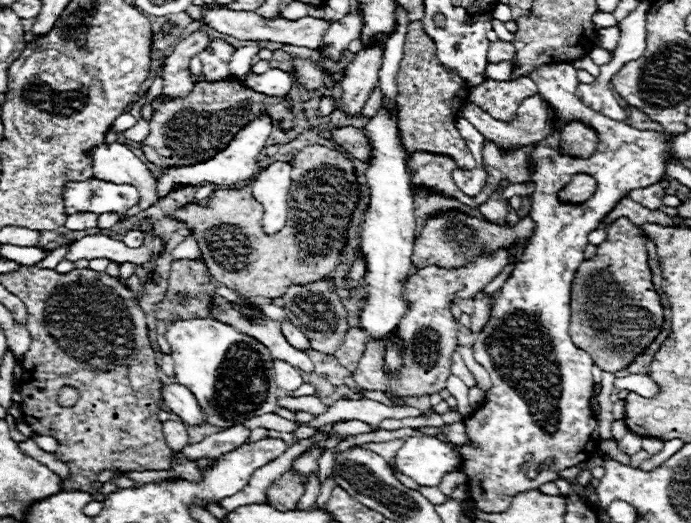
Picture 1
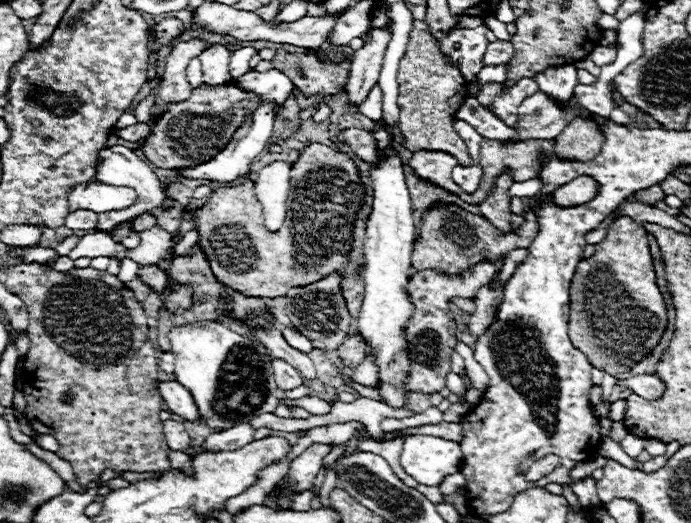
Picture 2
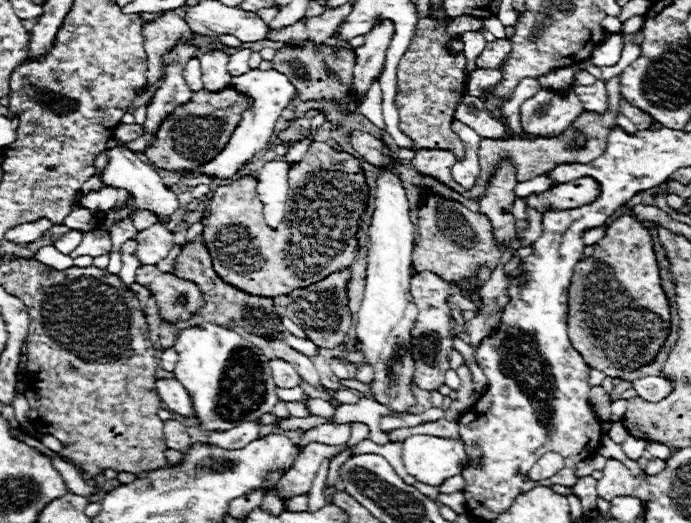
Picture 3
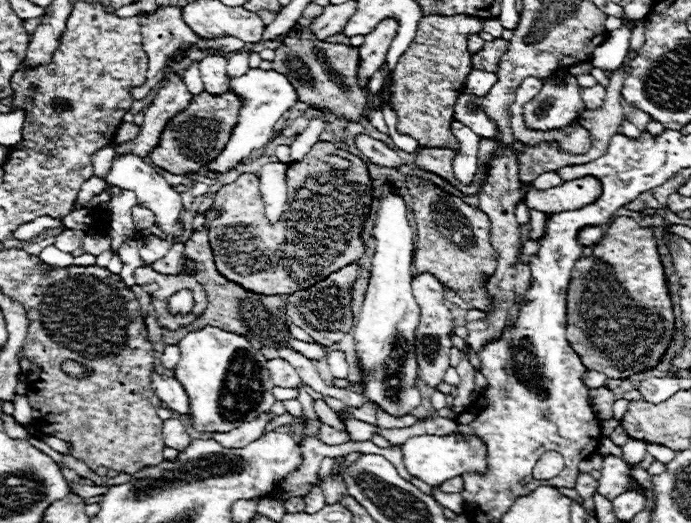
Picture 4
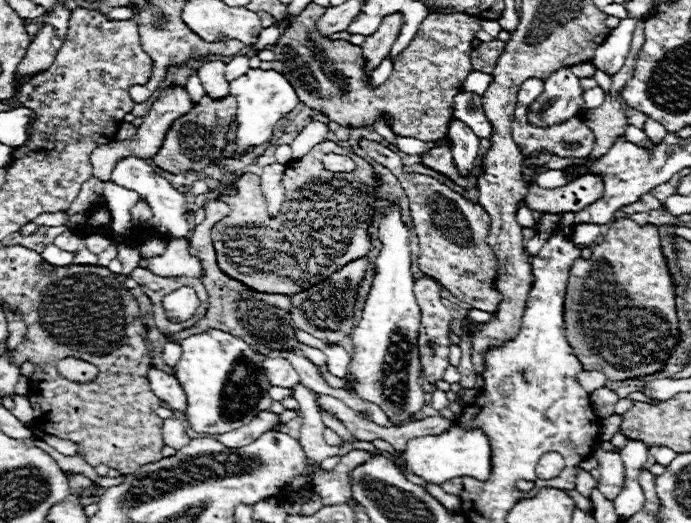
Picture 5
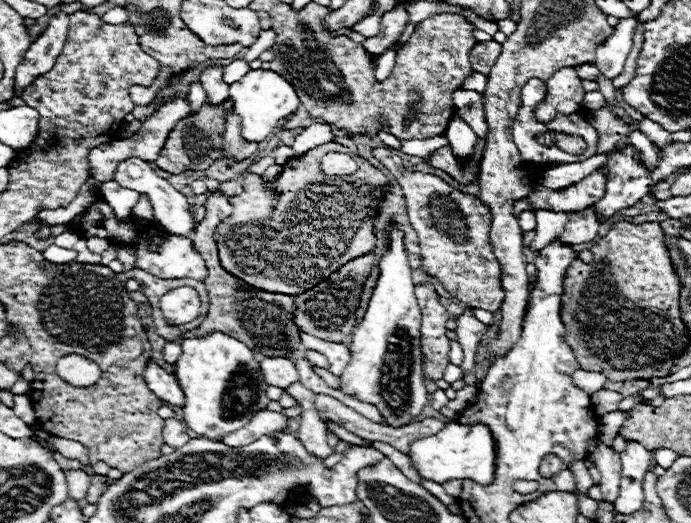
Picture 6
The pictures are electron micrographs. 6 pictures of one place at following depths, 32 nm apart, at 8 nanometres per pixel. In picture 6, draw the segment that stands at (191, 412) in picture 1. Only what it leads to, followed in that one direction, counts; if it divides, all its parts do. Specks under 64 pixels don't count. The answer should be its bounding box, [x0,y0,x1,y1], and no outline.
[144,362,184,408]

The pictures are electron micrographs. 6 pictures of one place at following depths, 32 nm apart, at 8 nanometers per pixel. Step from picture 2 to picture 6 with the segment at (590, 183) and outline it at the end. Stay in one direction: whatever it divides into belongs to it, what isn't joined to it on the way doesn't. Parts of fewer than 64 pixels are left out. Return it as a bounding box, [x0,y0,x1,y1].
[528,170,606,212]

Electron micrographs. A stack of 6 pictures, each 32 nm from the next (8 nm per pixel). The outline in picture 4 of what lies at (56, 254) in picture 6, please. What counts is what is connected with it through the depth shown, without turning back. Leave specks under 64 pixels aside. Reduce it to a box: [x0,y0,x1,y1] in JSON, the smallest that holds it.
[38,246,72,268]

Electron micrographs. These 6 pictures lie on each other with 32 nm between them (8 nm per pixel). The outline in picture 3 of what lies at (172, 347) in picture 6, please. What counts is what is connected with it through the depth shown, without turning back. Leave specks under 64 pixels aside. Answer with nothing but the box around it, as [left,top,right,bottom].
[160,348,176,372]

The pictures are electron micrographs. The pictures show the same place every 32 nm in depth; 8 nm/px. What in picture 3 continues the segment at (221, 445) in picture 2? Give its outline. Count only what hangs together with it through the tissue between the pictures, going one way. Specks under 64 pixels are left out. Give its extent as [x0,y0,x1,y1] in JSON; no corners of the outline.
[208,422,260,450]

